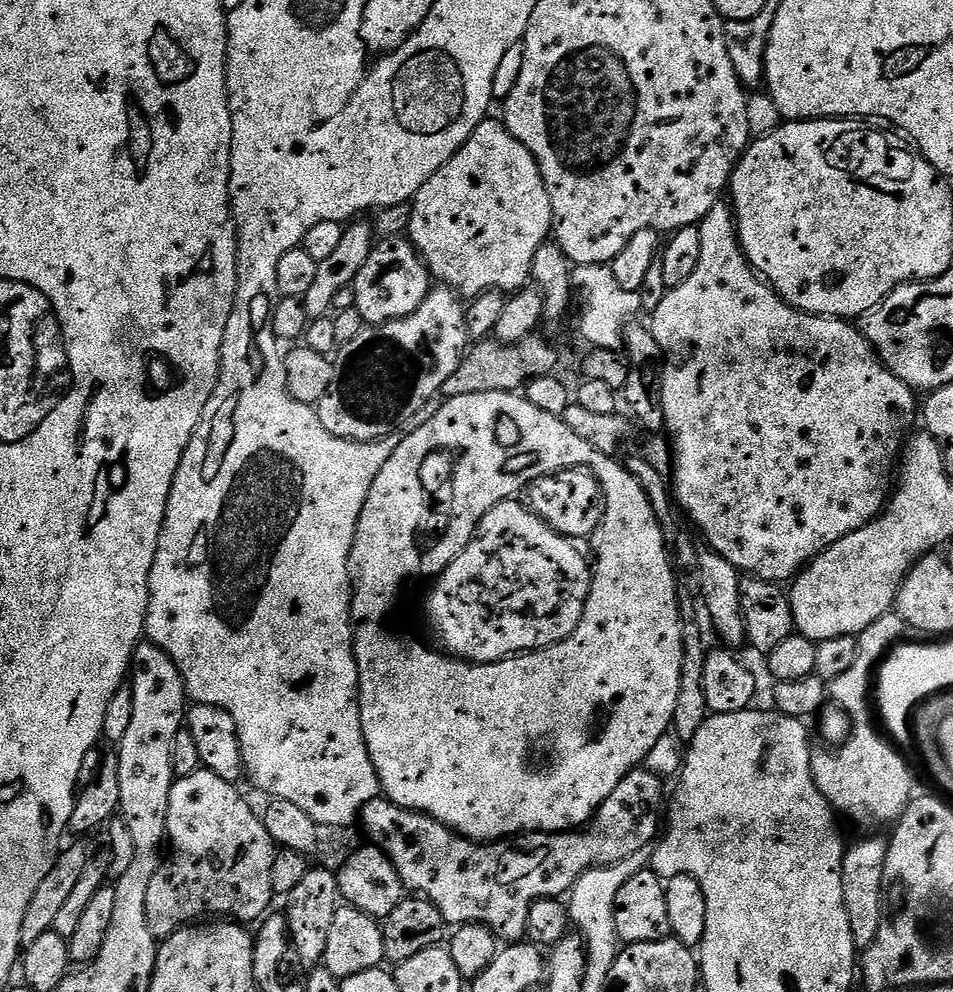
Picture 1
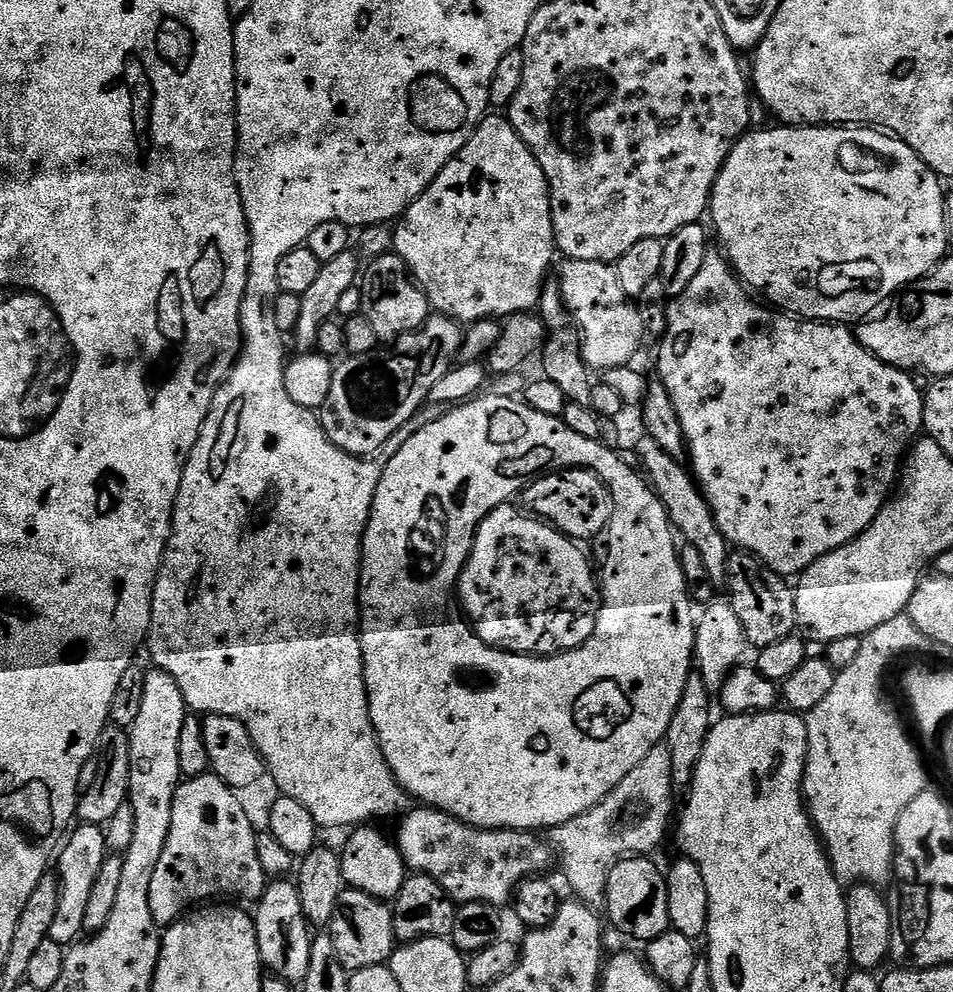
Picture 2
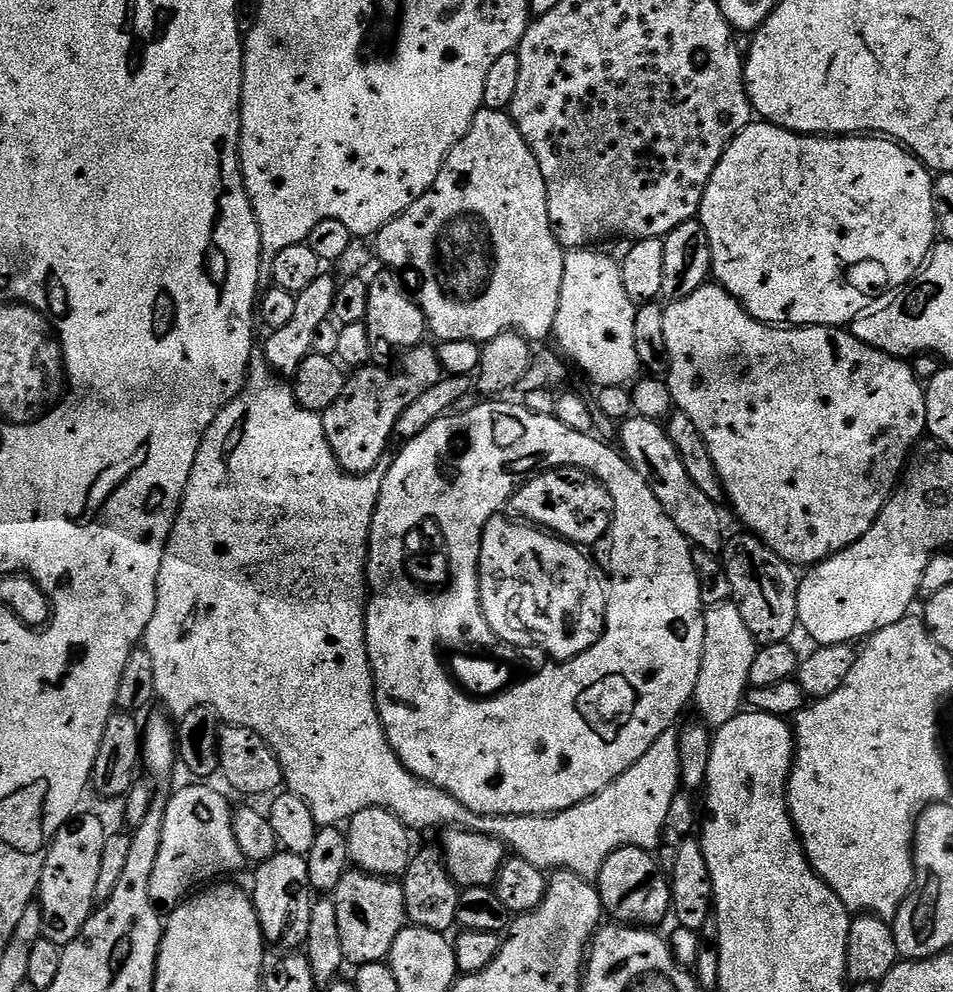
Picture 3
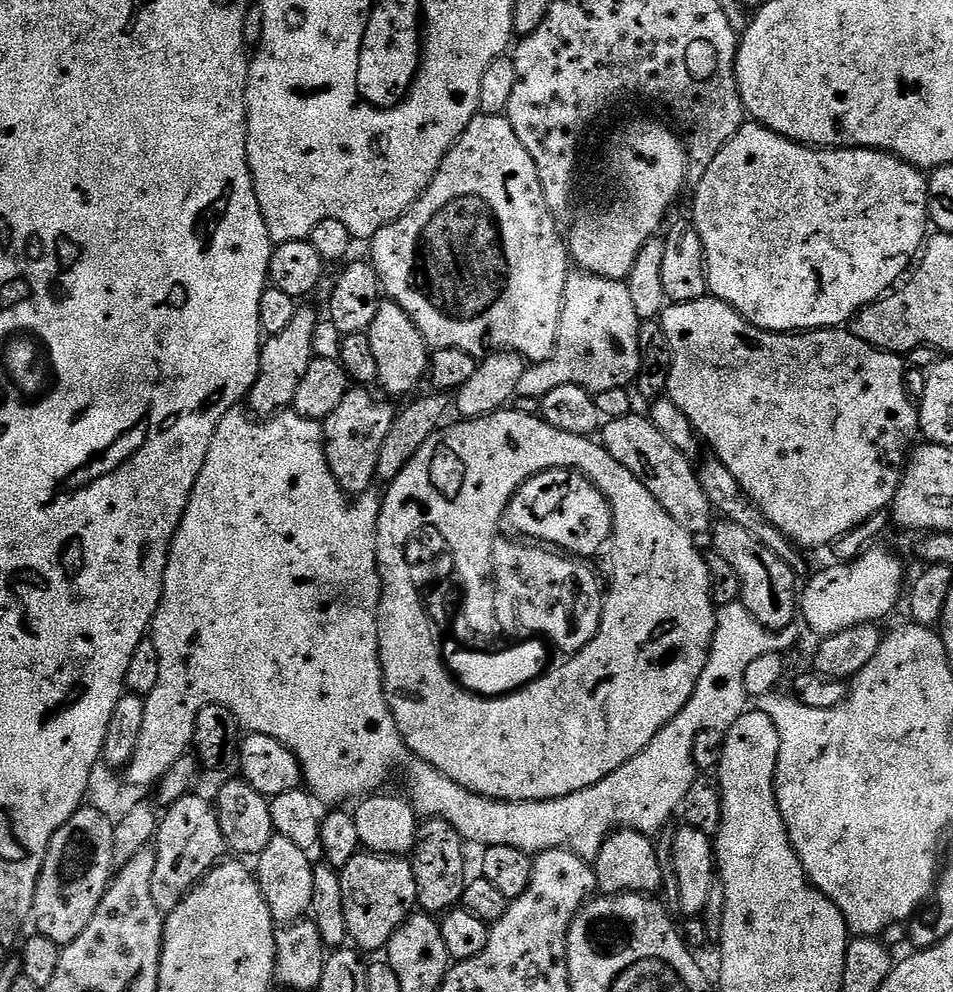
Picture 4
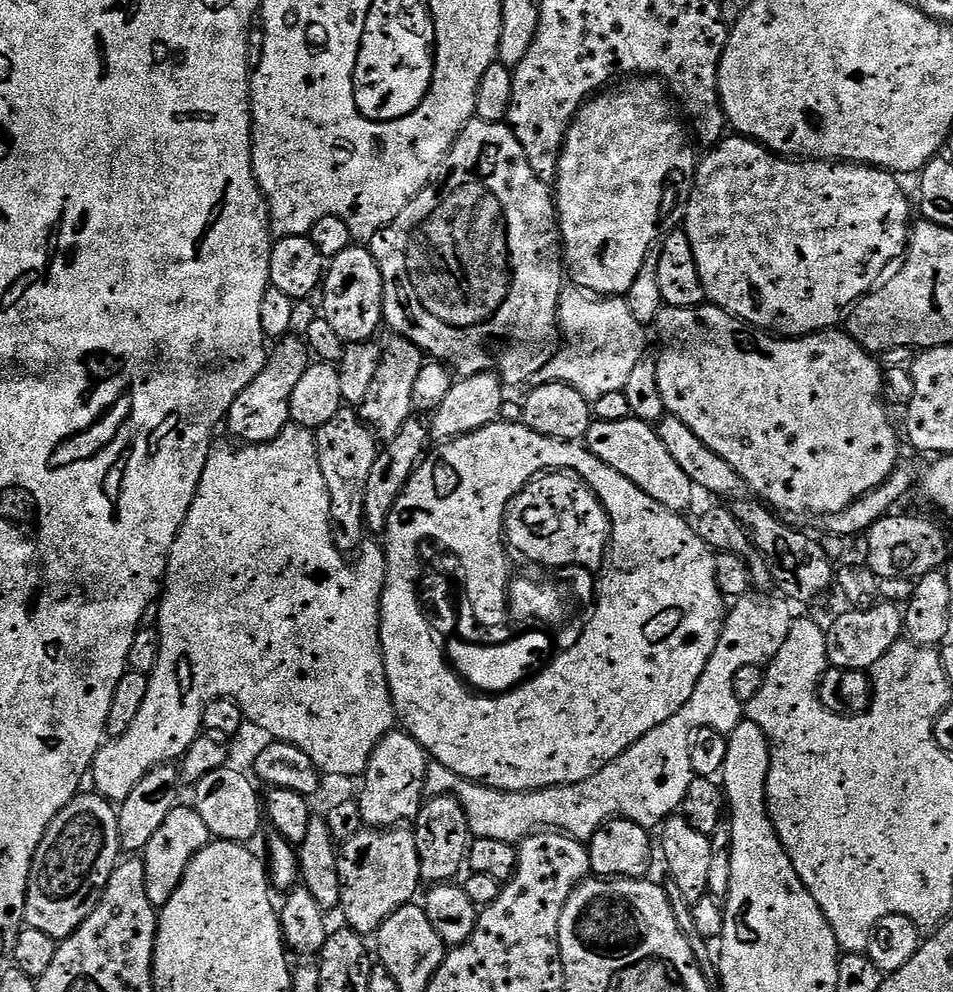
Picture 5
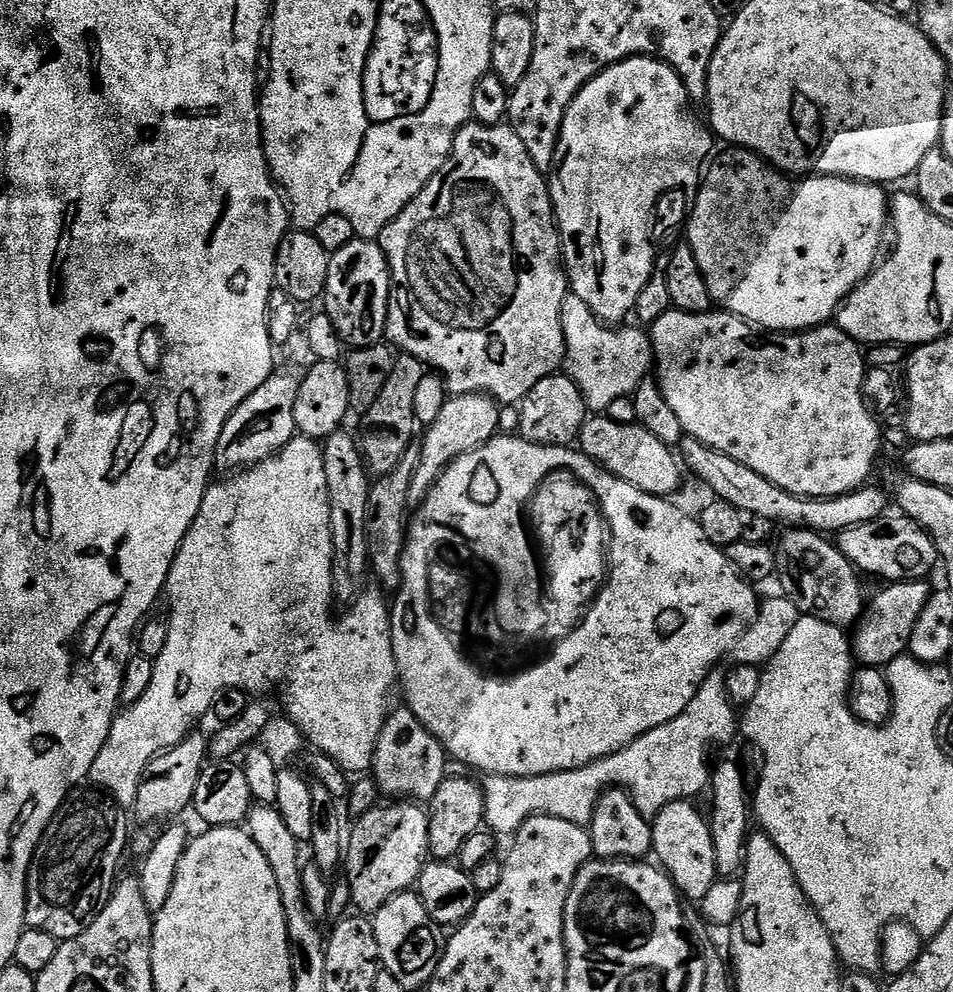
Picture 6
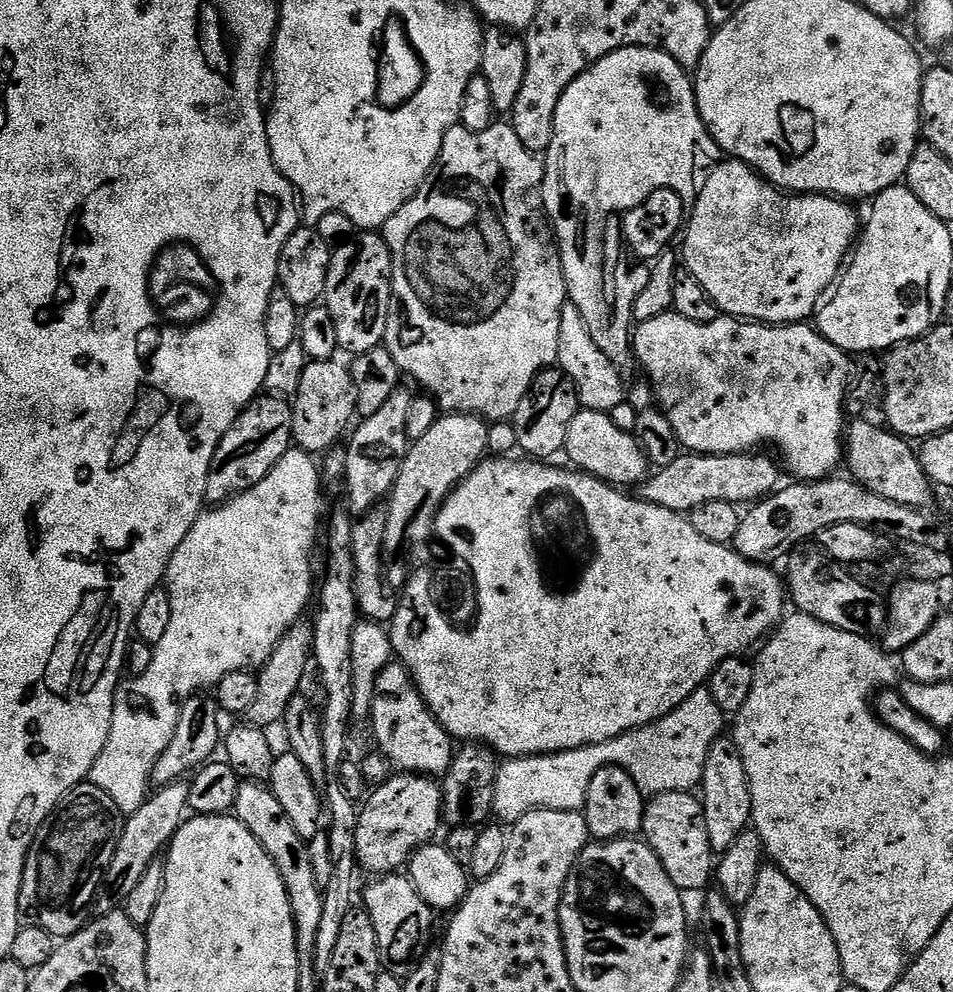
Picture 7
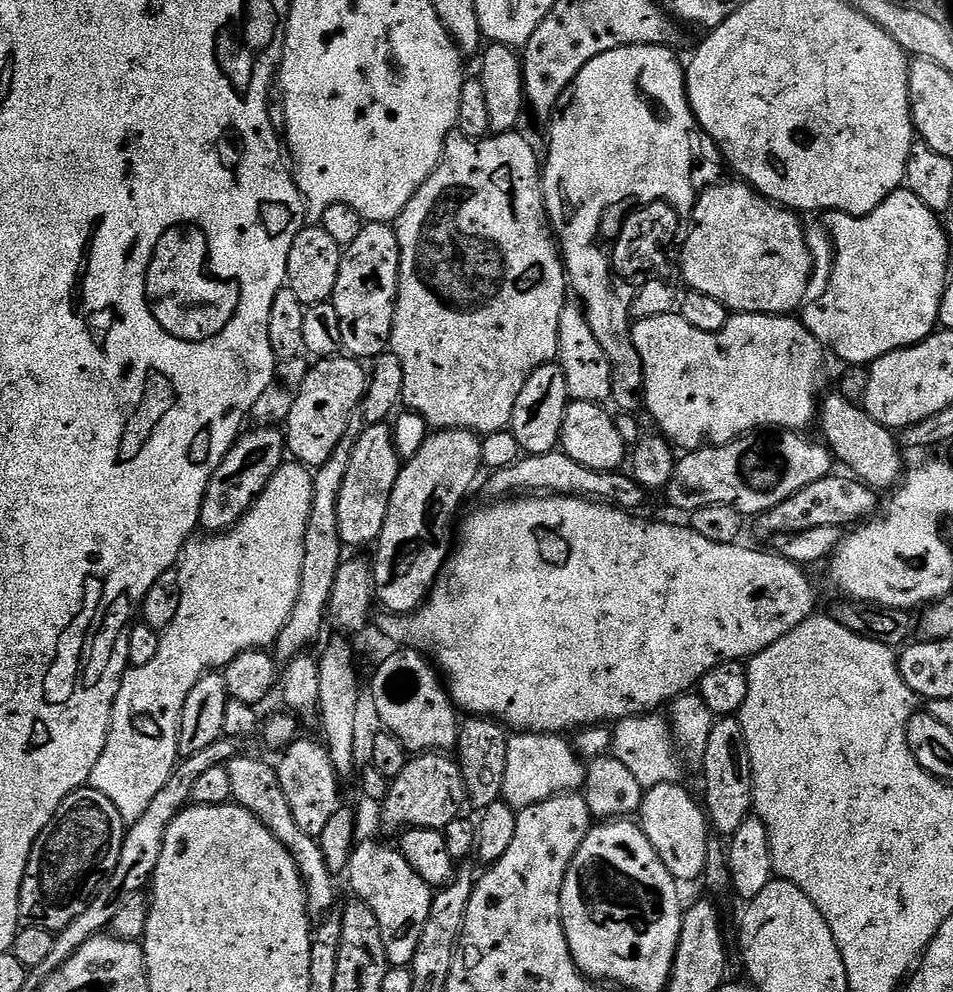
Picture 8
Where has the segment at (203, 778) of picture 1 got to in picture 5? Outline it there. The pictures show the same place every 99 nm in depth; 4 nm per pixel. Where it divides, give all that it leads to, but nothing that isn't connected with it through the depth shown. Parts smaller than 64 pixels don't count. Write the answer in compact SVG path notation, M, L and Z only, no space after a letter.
M178 806L166 817L166 822L162 822L162 826L154 834L154 838L150 838L142 853L146 870L146 898L150 898L157 910L170 902L174 890L178 890L184 880L190 862L210 843L206 822L196 812L195 807L184 807Z

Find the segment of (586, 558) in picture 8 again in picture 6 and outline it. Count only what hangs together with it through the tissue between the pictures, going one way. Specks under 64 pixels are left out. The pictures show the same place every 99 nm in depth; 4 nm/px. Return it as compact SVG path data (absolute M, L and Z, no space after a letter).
M497 434L482 446L478 446L452 461L452 465L446 468L443 474L437 478L436 485L429 490L427 496L419 501L417 508L420 509L413 516L411 513L406 524L407 543L404 545L405 554L412 554L412 556L424 559L426 556L425 544L432 544L435 539L450 538L454 534L458 534L458 538L468 540L468 545L476 548L477 554L482 554L483 550L485 555L495 560L495 564L500 567L500 572L514 574L515 576L521 576L524 572L533 572L533 561L528 556L524 539L516 535L517 499L524 491L531 491L533 484L536 484L541 476L544 476L544 472L548 472L548 469L562 466L563 468L569 466L576 468L576 472L580 472L580 476L584 476L584 480L588 480L588 484L592 484L592 488L596 488L596 492L600 492L600 500L604 500L604 512L608 512L609 533L613 535L612 549L610 550L611 569L603 587L595 593L594 597L598 599L599 603L596 604L596 612L589 615L588 625L580 628L577 636L572 636L572 641L565 642L561 652L556 652L554 659L548 660L548 665L545 668L535 668L529 677L522 678L518 682L510 682L507 674L501 674L501 676L499 674L491 675L489 681L486 682L484 678L488 672L483 667L479 668L476 664L498 663L502 658L501 650L498 648L481 648L482 644L477 640L460 644L460 640L456 640L456 638L452 642L448 642L448 644L452 644L452 648L456 648L456 652L452 652L448 648L442 648L438 652L442 662L438 662L436 666L438 666L440 672L432 674L428 680L398 680L399 690L404 691L403 703L418 718L418 722L422 722L422 726L426 726L426 730L430 730L430 734L434 734L434 738L438 738L438 742L444 747L445 753L451 759L453 756L454 759L461 760L462 763L469 764L472 768L477 768L480 774L490 776L541 776L542 774L574 770L594 760L612 756L618 750L630 746L630 742L642 738L642 734L646 734L658 726L666 726L666 722L678 718L678 714L682 714L682 710L686 710L686 706L690 706L690 702L698 694L698 690L708 673L719 665L716 663L723 656L727 657L731 653L740 635L748 629L753 617L756 616L758 595L756 596L755 590L752 589L755 587L736 571L735 566L728 560L727 551L721 545L710 542L710 538L706 538L706 534L700 528L699 519L695 515L687 516L678 505L672 504L676 502L671 499L646 494L642 490L638 490L638 486L630 486L630 482L610 474L575 447L559 444L535 444L519 434Z

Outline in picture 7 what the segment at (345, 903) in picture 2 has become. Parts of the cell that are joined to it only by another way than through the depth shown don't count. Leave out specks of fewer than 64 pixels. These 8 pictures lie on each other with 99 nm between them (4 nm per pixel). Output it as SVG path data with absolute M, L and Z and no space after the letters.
M414 772L394 774L386 783L369 791L362 807L359 809L358 842L356 858L361 869L371 874L396 874L407 865L409 858L423 844L433 843L435 834L442 828L444 811L444 789L433 777L421 776Z

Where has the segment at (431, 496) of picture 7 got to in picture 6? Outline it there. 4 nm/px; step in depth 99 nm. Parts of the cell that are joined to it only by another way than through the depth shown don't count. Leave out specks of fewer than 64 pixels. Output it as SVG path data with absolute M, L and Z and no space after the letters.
M470 392L461 396L449 395L438 418L434 418L434 422L427 425L425 432L428 433L424 436L424 444L419 445L420 461L408 487L409 501L423 500L429 490L436 485L437 478L452 465L453 460L482 446L497 435L499 413L497 401L490 396L485 396L483 392Z

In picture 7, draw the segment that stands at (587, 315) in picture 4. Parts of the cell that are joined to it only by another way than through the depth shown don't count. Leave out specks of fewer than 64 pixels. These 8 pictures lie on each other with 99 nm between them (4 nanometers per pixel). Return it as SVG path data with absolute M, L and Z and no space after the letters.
M565 302L560 315L560 358L559 367L576 388L576 398L581 409L589 408L595 412L611 414L614 406L625 403L624 384L619 370L598 350L594 338L590 338L590 330L586 330L586 322L582 322L582 314L578 314L578 306Z

